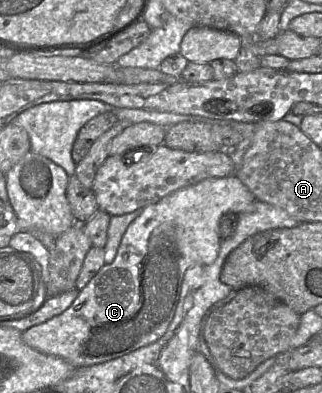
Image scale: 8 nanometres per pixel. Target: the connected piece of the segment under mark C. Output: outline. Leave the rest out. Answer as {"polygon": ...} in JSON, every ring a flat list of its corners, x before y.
{"polygon":[[234,173,226,177,204,179,145,207,126,229,114,261,99,270,62,314,24,331,24,343,81,368,119,358,157,341,165,334,174,318,187,268,195,264,211,264,217,258,221,242,221,216,229,212,239,214,252,211,255,201,253,193]]}

